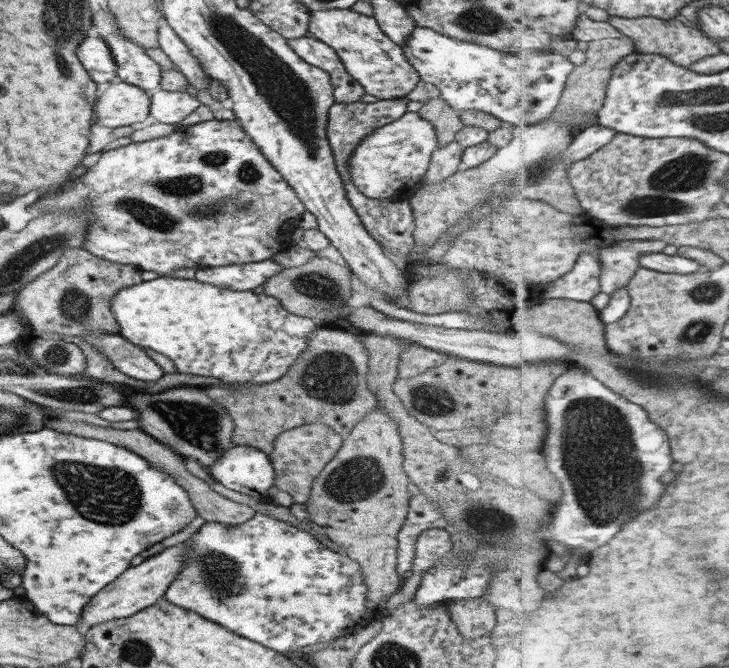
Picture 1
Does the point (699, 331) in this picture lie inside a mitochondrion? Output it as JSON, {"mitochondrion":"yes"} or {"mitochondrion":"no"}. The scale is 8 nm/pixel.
{"mitochondrion":"yes"}

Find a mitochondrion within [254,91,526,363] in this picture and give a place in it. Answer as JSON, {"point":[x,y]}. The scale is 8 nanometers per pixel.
{"point":[310,284]}

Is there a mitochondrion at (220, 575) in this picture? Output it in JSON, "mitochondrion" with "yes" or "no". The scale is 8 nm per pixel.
{"mitochondrion":"yes"}

